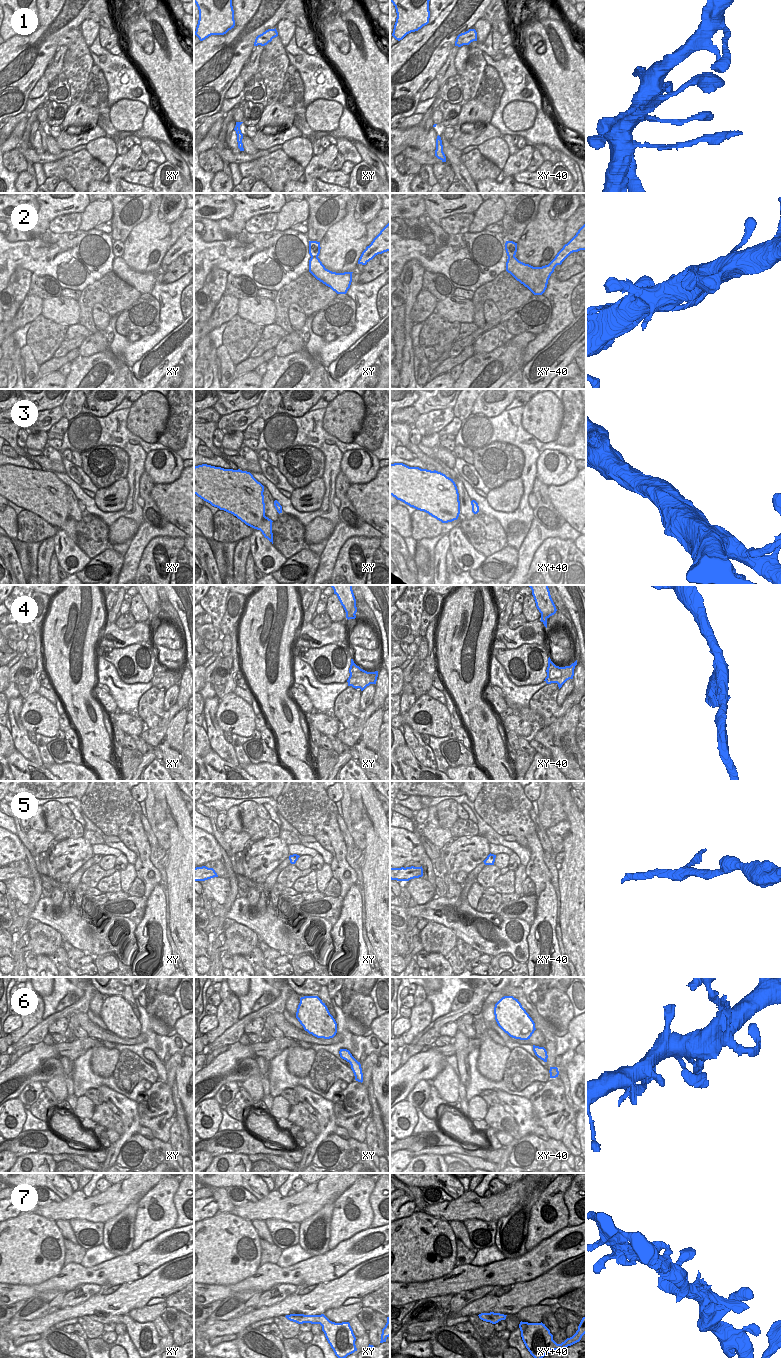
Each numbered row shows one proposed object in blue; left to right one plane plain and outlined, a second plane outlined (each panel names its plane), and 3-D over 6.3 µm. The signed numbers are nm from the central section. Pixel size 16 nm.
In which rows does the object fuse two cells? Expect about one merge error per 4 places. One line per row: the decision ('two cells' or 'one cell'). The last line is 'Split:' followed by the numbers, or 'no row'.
1: one cell
2: one cell
3: one cell
4: two cells
5: one cell
6: one cell
7: one cell
Split: 4

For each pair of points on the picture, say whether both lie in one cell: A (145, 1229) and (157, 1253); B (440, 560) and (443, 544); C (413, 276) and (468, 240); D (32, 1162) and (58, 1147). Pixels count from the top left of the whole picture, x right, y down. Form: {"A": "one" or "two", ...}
{"A": "two", "B": "one", "C": "two", "D": "two"}

